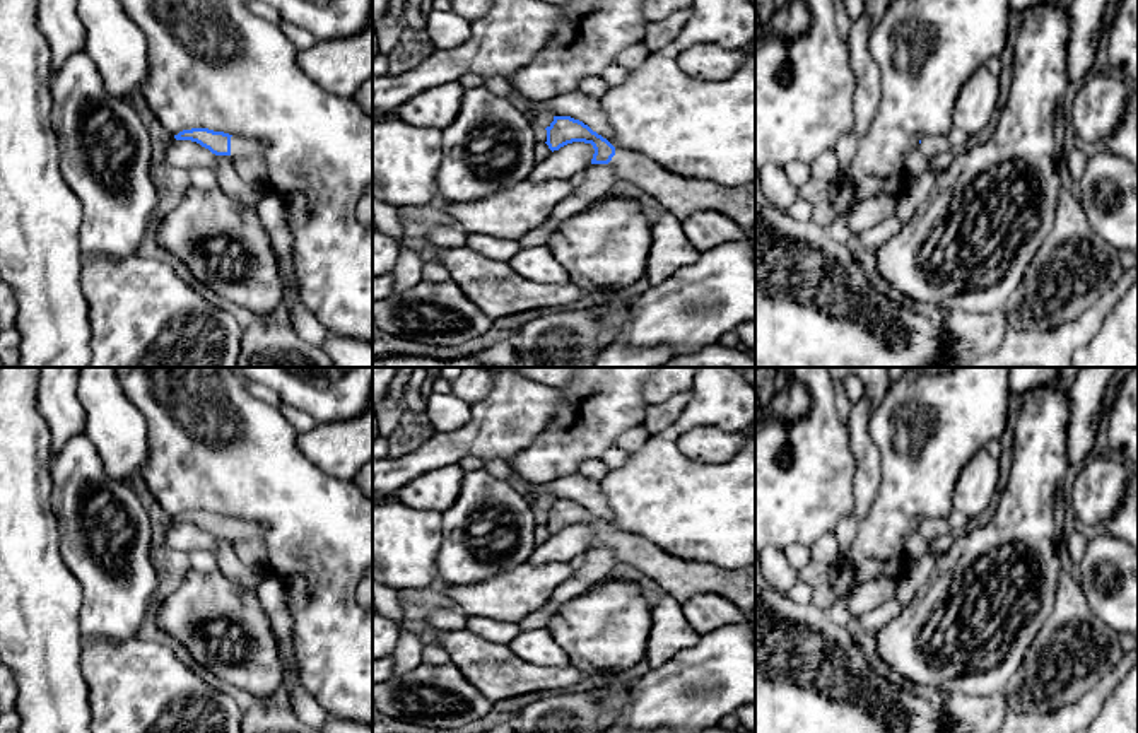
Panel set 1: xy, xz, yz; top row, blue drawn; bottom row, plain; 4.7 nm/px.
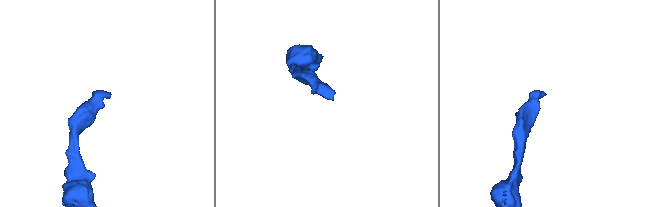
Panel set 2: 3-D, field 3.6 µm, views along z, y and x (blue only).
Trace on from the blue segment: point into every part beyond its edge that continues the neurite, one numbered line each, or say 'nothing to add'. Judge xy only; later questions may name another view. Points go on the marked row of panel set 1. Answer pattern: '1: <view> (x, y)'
1: xy (240, 147)

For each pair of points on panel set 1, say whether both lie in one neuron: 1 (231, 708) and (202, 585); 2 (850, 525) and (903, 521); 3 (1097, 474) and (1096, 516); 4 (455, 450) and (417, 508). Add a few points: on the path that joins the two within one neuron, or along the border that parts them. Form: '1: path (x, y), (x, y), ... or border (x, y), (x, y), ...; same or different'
1: border (212, 679), (243, 699); different
2: border (860, 520), (848, 552), (851, 564); different
3: path (1097, 484), (1096, 506); same
4: border (457, 463), (434, 467), (407, 482); different

